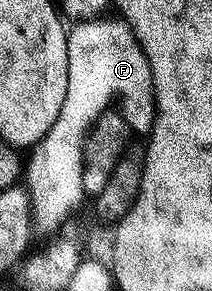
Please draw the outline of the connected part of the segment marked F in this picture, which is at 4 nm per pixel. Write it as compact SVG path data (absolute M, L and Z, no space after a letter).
M108 16L77 20L68 27L67 33L67 96L63 100L63 108L59 116L55 116L55 124L47 128L47 136L32 147L30 158L24 167L23 176L27 181L29 202L33 206L33 229L39 235L53 236L66 225L69 213L86 197L83 188L83 152L85 138L97 122L98 116L104 114L115 103L116 109L127 120L130 131L134 135L148 136L153 133L153 121L157 115L157 105L153 95L153 73L149 67L143 48L137 43L132 30L120 21L113 21Z

